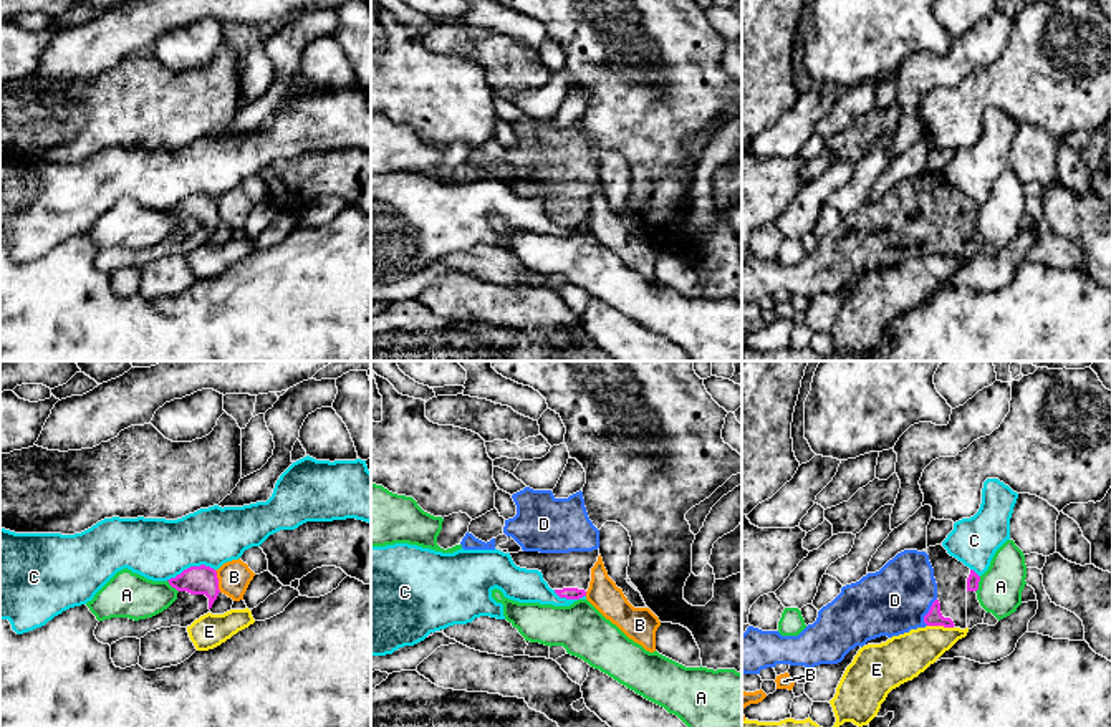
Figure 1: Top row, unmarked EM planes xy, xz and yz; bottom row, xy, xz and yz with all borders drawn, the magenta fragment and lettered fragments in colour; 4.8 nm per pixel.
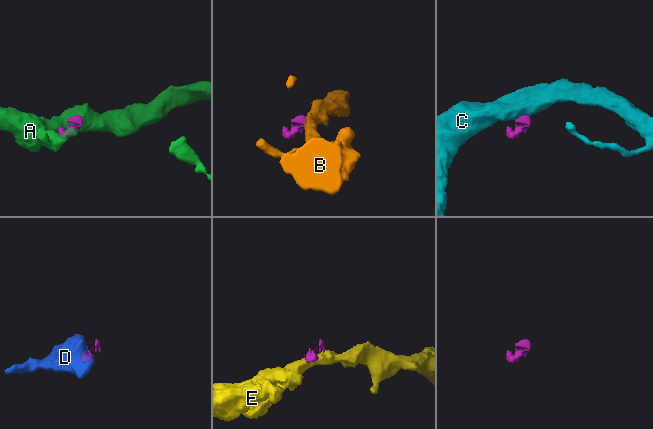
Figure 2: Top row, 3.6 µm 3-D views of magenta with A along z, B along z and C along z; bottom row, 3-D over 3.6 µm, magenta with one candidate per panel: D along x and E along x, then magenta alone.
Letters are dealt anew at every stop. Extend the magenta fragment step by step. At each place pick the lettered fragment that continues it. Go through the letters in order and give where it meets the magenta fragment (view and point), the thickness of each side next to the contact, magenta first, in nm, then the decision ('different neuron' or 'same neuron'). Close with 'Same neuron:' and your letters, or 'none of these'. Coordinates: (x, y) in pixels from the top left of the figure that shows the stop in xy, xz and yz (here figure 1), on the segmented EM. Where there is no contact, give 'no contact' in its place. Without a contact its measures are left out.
A: contact yz (977, 585); calibres 60 and 220 nm; different neuron
B: contact xy (217, 582); calibres 140 and 160 nm; different neuron
C: contact xy (191, 567); calibres 140 and 300 nm; different neuron
D: contact yz (929, 611); calibres 80 and 320 nm; same neuron
E: contact yz (941, 625); calibres 80 and 220 nm; different neuron
Same neuron: D

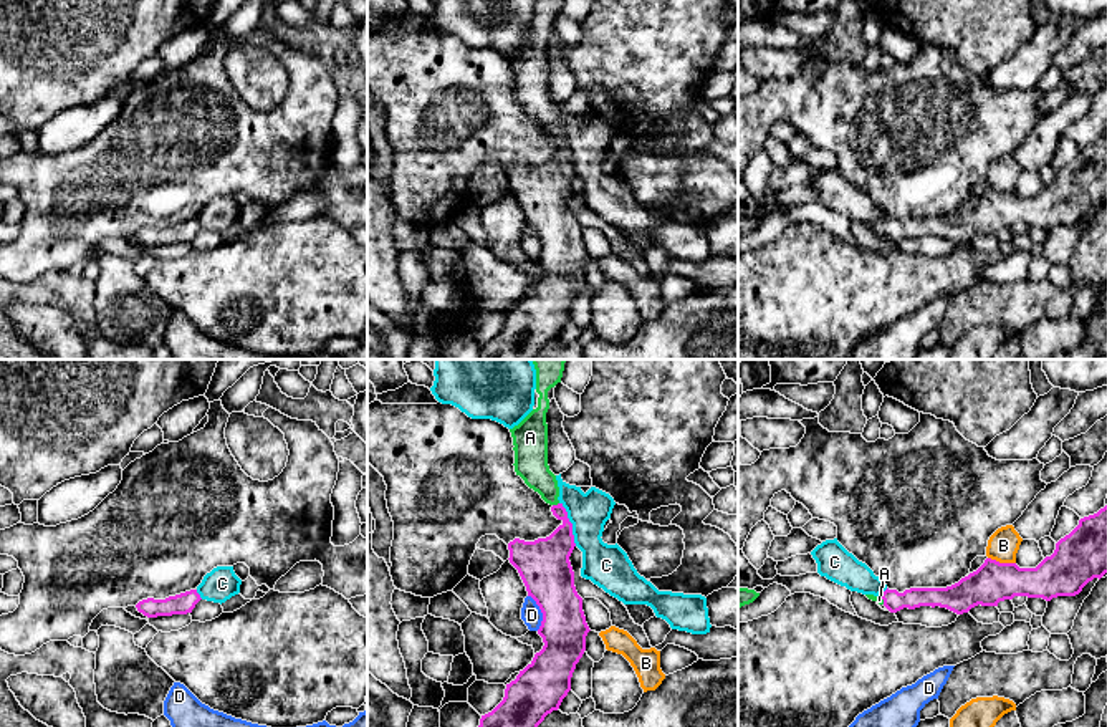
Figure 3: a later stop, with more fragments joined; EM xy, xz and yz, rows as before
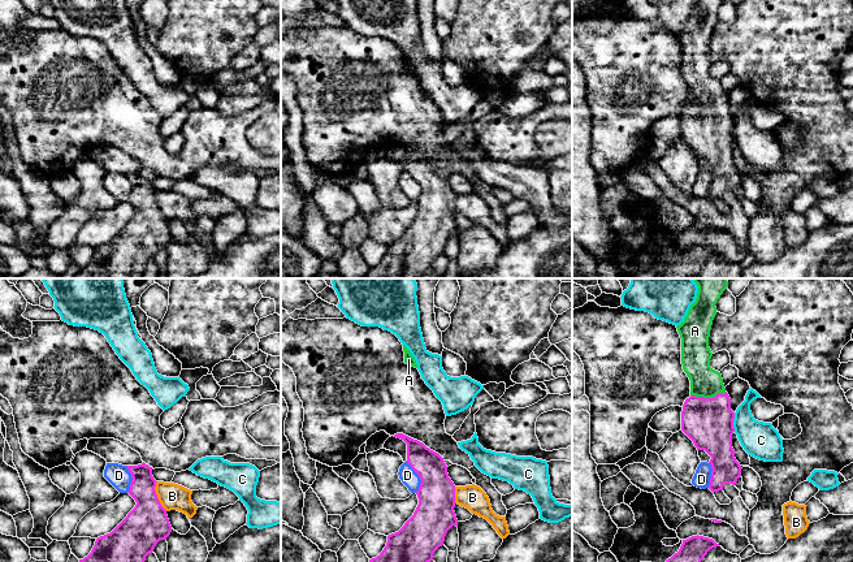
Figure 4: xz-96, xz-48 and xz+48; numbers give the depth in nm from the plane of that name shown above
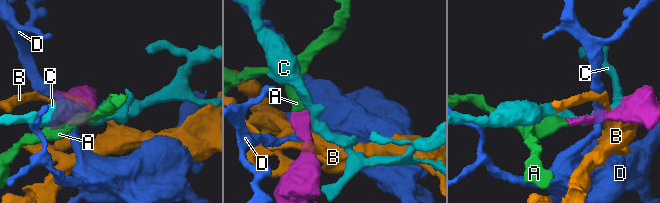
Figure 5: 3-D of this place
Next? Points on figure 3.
A: contact xz (555, 505); calibres 190 and 160 nm; same neuron
B: contact yz (1001, 563); calibres 200 and 150 nm; different neuron
C: contact xz (571, 524); calibres 260 and 200 nm; different neuron
D: contact xz (541, 611); calibres 260 and 100 nm; different neuron
Same neuron: A

